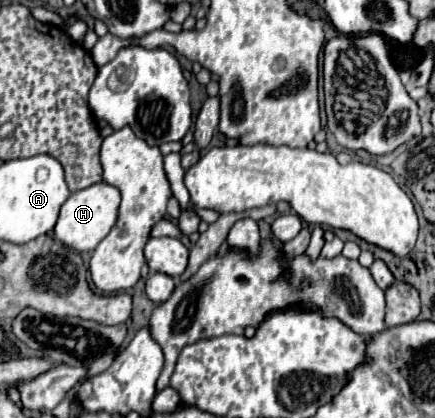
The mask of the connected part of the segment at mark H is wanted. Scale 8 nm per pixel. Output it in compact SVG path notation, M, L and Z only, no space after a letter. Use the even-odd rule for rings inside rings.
M95 183L87 189L81 189L77 193L71 193L71 197L63 203L59 221L53 229L53 237L61 243L65 243L69 249L79 251L79 253L91 253L99 241L111 231L111 227L117 221L117 209L121 203L121 195L115 187L107 183Z

